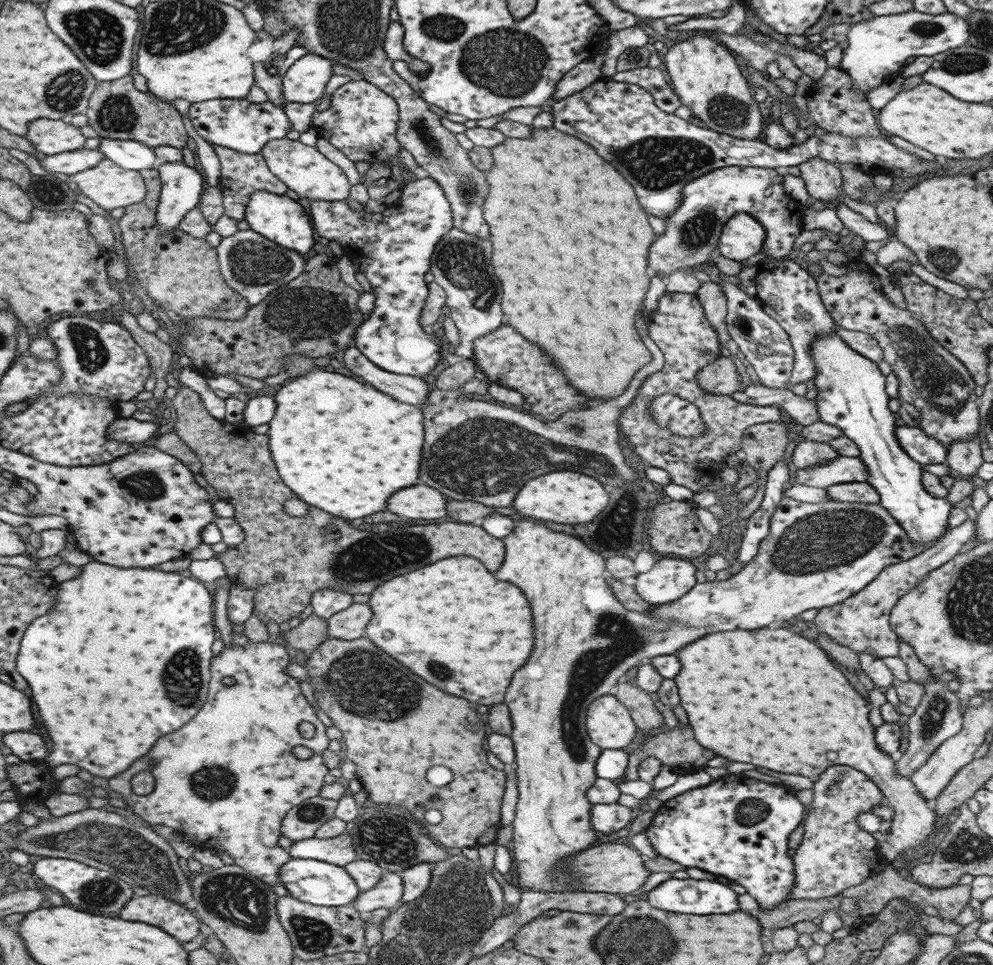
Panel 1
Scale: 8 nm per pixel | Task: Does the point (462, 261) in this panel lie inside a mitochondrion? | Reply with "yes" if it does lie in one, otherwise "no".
yes

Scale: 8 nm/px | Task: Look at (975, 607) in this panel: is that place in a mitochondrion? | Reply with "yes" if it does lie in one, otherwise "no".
yes

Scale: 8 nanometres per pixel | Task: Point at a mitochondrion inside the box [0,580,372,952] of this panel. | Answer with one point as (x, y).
(121, 848)

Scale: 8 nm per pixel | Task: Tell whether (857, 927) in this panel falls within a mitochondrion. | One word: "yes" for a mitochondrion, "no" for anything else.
no

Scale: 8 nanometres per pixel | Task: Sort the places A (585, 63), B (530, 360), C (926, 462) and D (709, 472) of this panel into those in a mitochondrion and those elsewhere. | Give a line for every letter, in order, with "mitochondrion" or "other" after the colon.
A: other
B: mitochondrion
C: other
D: other

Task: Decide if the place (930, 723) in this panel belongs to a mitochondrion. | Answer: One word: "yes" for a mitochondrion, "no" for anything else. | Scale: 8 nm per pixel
yes

